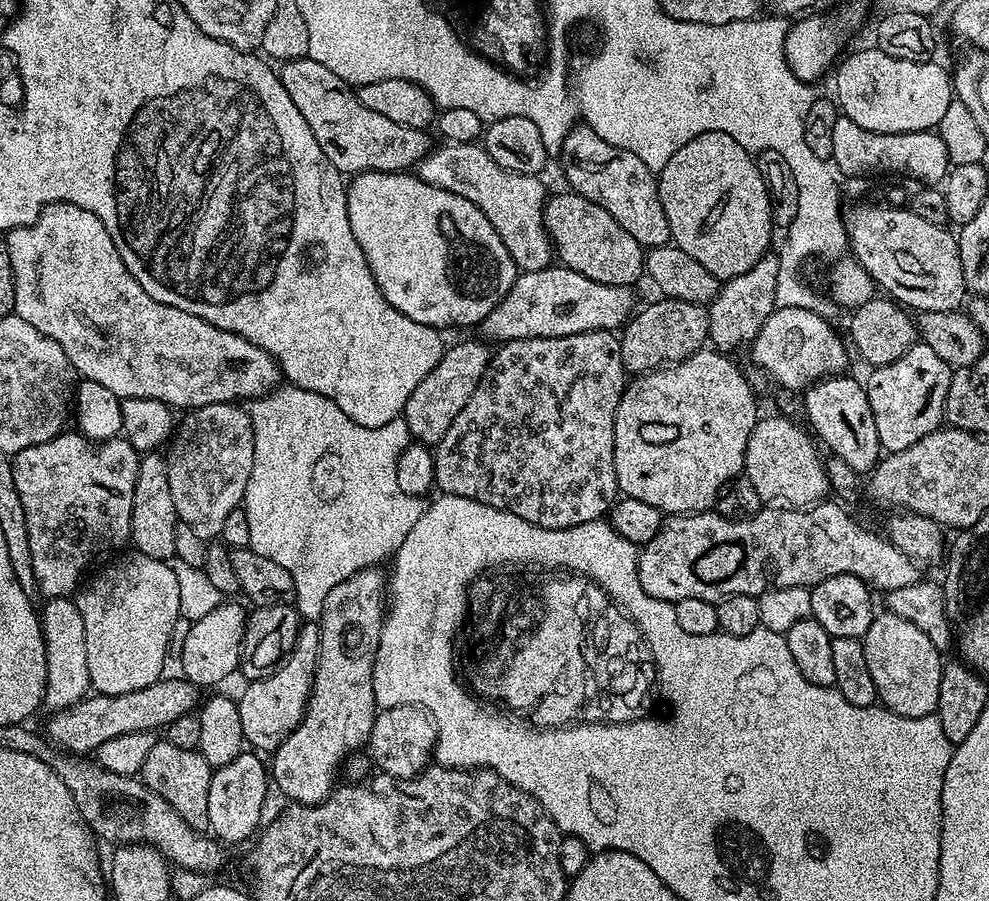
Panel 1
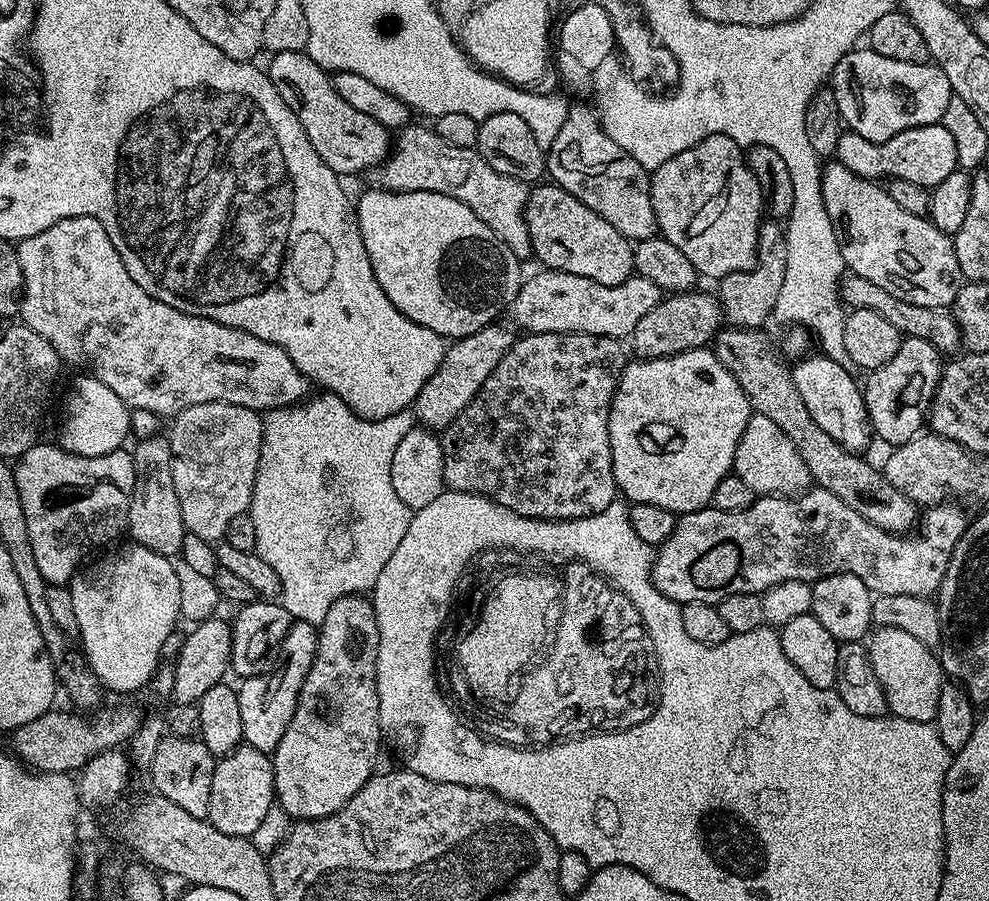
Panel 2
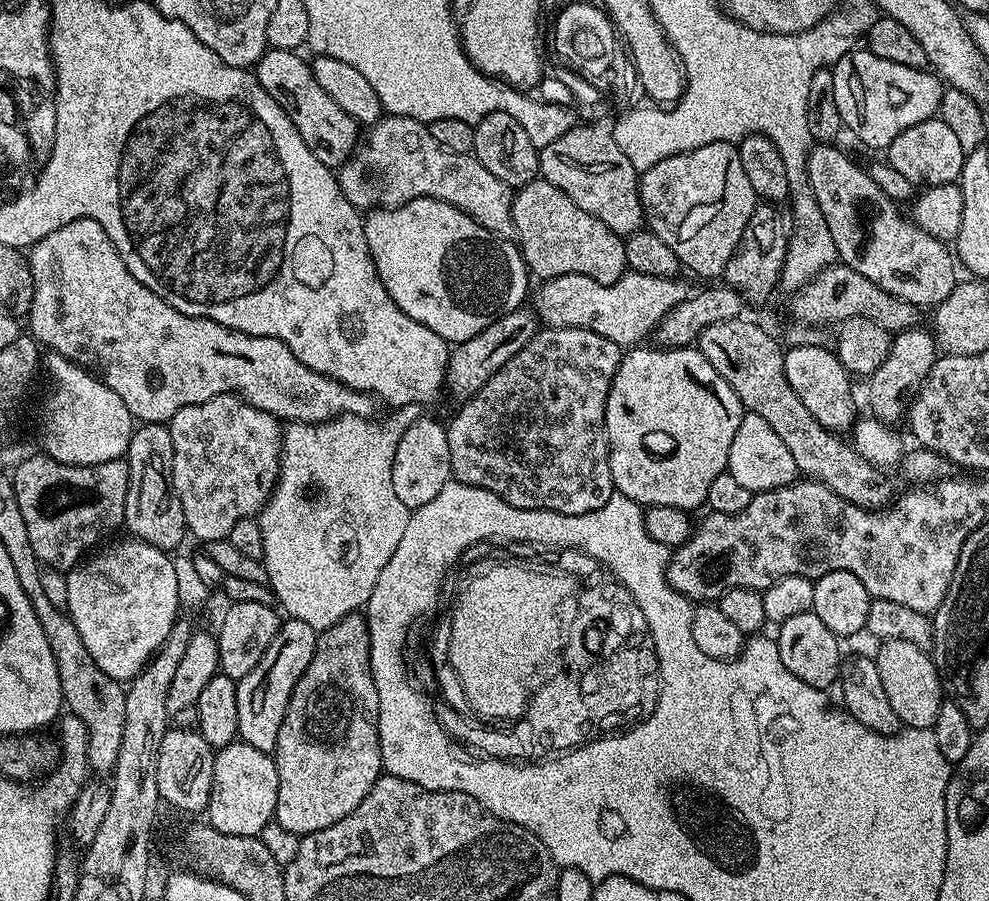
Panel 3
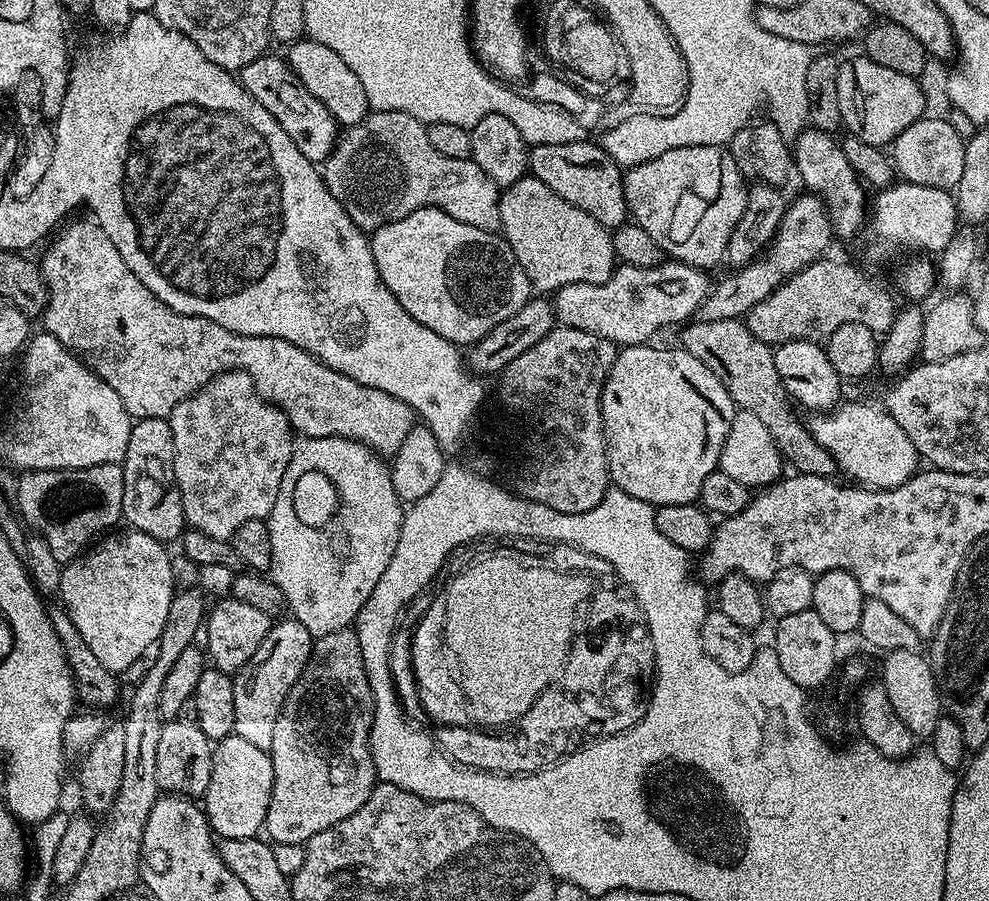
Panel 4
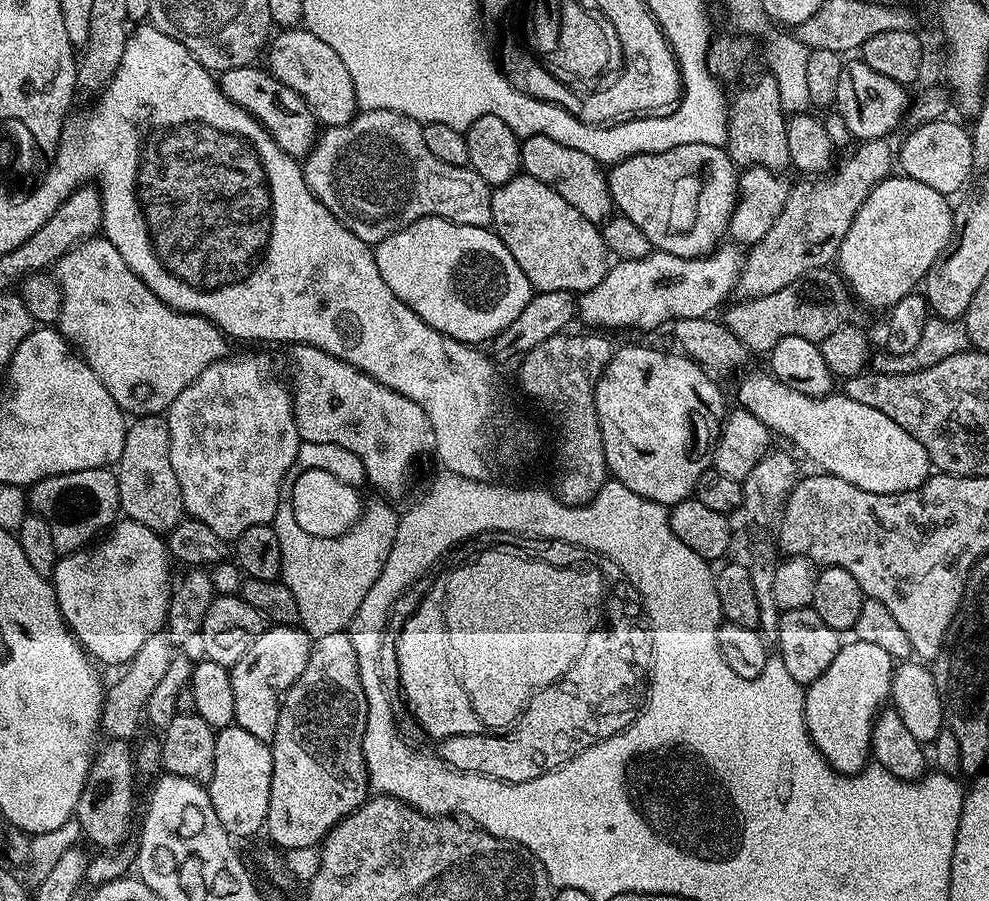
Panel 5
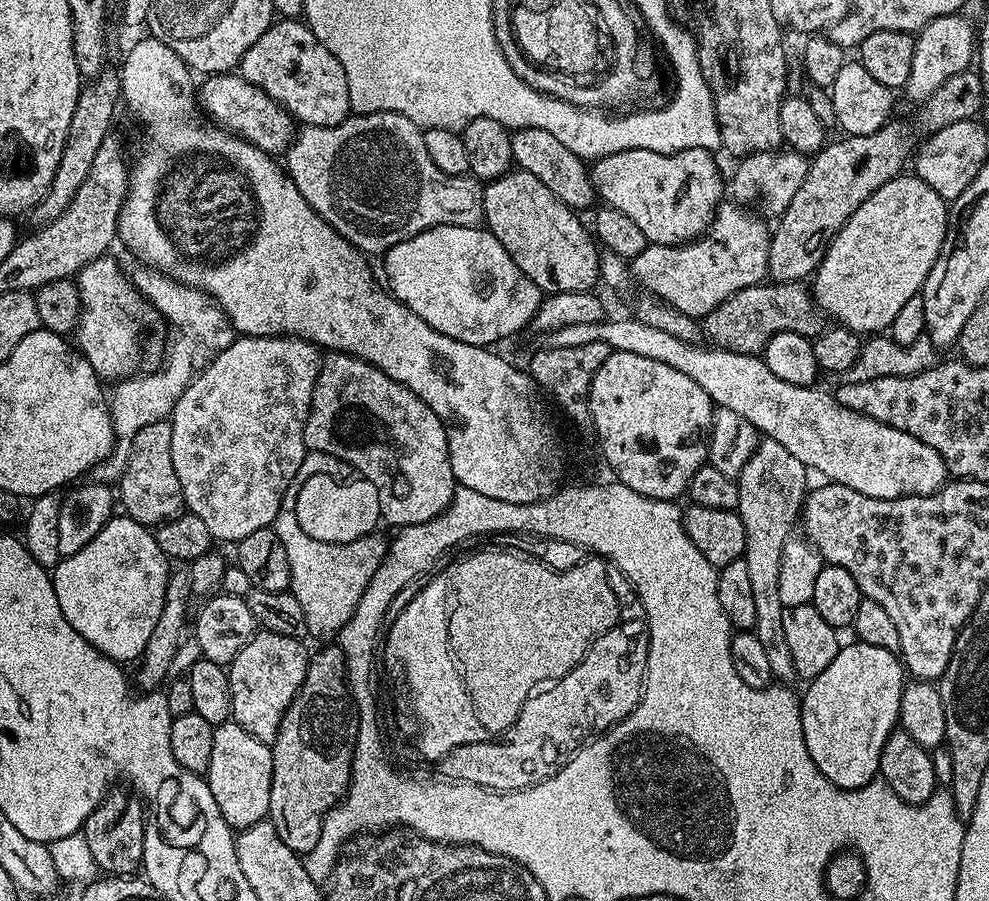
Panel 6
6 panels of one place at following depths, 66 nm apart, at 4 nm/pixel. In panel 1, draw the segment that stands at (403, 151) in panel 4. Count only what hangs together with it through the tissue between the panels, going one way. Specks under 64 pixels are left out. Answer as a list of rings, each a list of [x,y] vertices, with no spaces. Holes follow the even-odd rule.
[[[447,142],[433,147],[427,158],[420,161],[418,175],[422,182],[430,186],[445,188],[454,194],[462,194],[462,198],[470,198],[470,202],[474,202],[478,210],[482,210],[482,214],[490,218],[490,226],[498,230],[502,246],[510,250],[510,258],[514,258],[520,272],[542,270],[553,263],[552,241],[544,229],[546,191],[544,192],[543,179],[540,176],[518,174],[498,166],[479,143]]]

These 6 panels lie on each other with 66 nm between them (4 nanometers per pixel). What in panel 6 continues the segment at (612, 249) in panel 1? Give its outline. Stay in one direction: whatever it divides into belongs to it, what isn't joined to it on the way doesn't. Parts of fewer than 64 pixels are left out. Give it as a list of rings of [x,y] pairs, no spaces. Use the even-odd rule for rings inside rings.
[[[510,170],[496,180],[484,184],[484,219],[483,227],[498,242],[502,242],[502,250],[514,258],[514,266],[538,286],[541,293],[553,292],[590,292],[593,291],[600,280],[601,249],[594,239],[593,233],[584,229],[584,224],[579,220],[573,209],[565,206],[550,190],[550,186],[542,186],[534,174],[519,170]]]

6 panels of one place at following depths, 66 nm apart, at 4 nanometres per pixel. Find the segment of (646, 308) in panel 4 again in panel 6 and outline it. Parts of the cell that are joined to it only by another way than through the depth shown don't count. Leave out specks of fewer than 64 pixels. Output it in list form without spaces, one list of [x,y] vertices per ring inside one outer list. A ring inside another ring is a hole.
[[[724,202],[717,208],[712,224],[700,239],[689,240],[687,244],[649,244],[646,250],[642,250],[642,254],[630,261],[630,272],[635,283],[637,280],[644,287],[641,289],[645,293],[664,300],[669,306],[684,312],[687,316],[707,316],[710,310],[717,308],[723,300],[730,298],[738,290],[761,283],[769,275],[770,228],[769,225],[763,224],[765,221],[755,211],[753,212],[735,202]]]

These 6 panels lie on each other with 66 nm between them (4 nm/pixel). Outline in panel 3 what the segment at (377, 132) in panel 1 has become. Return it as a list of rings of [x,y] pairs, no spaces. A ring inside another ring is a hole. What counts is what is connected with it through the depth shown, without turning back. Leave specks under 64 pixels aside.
[[[268,48],[254,65],[254,75],[262,90],[278,102],[288,117],[291,118],[298,134],[302,134],[302,142],[326,167],[335,169],[344,163],[358,147],[362,136],[361,125],[314,82],[312,65],[307,59],[300,57],[299,51],[290,48]]]

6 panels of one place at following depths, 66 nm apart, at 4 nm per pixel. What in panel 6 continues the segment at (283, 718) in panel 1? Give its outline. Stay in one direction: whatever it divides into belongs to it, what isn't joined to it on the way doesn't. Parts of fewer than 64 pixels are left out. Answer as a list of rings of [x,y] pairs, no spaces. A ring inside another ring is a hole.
[[[260,630],[250,642],[246,642],[246,646],[242,646],[242,650],[238,650],[231,664],[227,665],[231,719],[242,726],[246,734],[254,734],[254,738],[263,744],[270,746],[278,738],[282,718],[302,686],[302,678],[306,678],[310,652],[300,643],[294,636]]]

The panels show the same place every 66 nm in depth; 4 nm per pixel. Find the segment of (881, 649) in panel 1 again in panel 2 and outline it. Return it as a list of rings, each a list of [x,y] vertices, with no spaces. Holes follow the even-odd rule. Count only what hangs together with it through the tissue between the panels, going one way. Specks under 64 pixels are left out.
[[[876,628],[871,633],[871,640],[872,644],[867,645],[868,657],[874,666],[874,674],[878,674],[878,682],[882,682],[889,713],[914,722],[933,723],[938,710],[938,694],[946,683],[944,669],[940,666],[937,653],[933,649],[927,648],[922,642],[918,642],[918,638],[914,638],[914,634],[906,634],[906,630],[897,628]]]

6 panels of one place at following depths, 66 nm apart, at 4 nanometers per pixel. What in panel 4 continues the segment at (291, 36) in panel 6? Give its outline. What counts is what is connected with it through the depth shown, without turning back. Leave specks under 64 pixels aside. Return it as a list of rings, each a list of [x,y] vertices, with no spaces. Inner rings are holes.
[[[301,38],[289,48],[292,48],[286,52],[289,66],[294,74],[298,74],[302,86],[306,86],[306,90],[310,90],[310,94],[314,94],[314,98],[318,98],[326,110],[330,110],[337,125],[351,126],[364,120],[370,111],[366,90],[362,90],[362,82],[358,82],[354,70],[350,70],[350,66],[346,66],[346,62],[342,62],[342,58],[338,58],[330,46],[322,46],[322,42],[311,38]]]

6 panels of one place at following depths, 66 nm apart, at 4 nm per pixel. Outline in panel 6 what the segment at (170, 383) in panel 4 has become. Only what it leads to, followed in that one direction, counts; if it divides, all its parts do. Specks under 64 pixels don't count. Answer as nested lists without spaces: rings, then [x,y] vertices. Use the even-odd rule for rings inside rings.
[[[112,254],[94,258],[92,262],[81,269],[75,277],[76,287],[80,289],[80,323],[76,325],[74,344],[78,351],[94,366],[96,375],[101,381],[119,382],[135,373],[140,364],[140,331],[148,320],[150,305],[137,288],[132,287],[132,281],[127,271],[120,269],[118,261]],[[329,351],[323,357],[320,378],[316,382],[316,389],[312,395],[312,408],[308,412],[308,421],[304,427],[304,447],[308,452],[321,452],[322,454],[336,456],[339,460],[343,460],[353,473],[359,474],[363,479],[374,483],[378,488],[383,523],[385,525],[387,523],[396,524],[395,527],[397,529],[405,528],[411,524],[430,522],[430,518],[442,514],[452,505],[452,499],[458,487],[454,478],[454,470],[450,466],[448,435],[444,429],[444,423],[438,418],[438,414],[434,414],[434,410],[430,410],[430,406],[426,406],[426,402],[422,402],[422,398],[418,398],[418,394],[414,394],[406,386],[394,382],[394,378],[390,378],[372,364],[368,364],[364,360],[360,360],[356,356],[351,356],[345,352]]]

